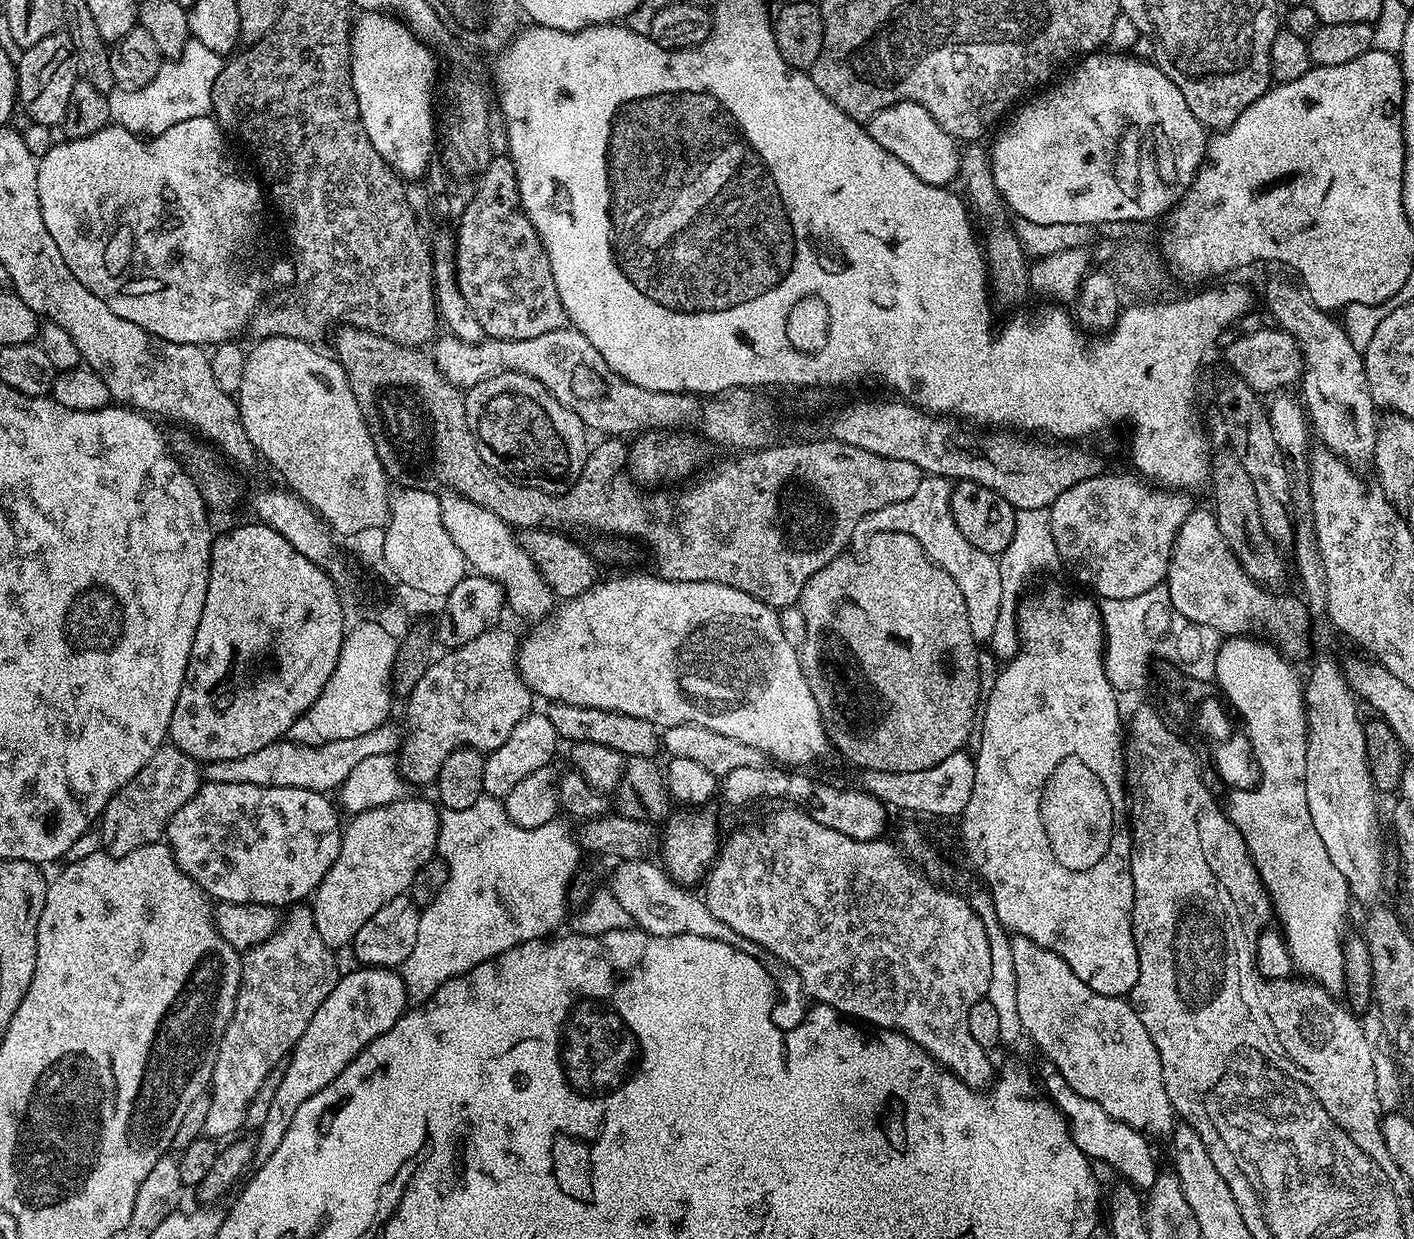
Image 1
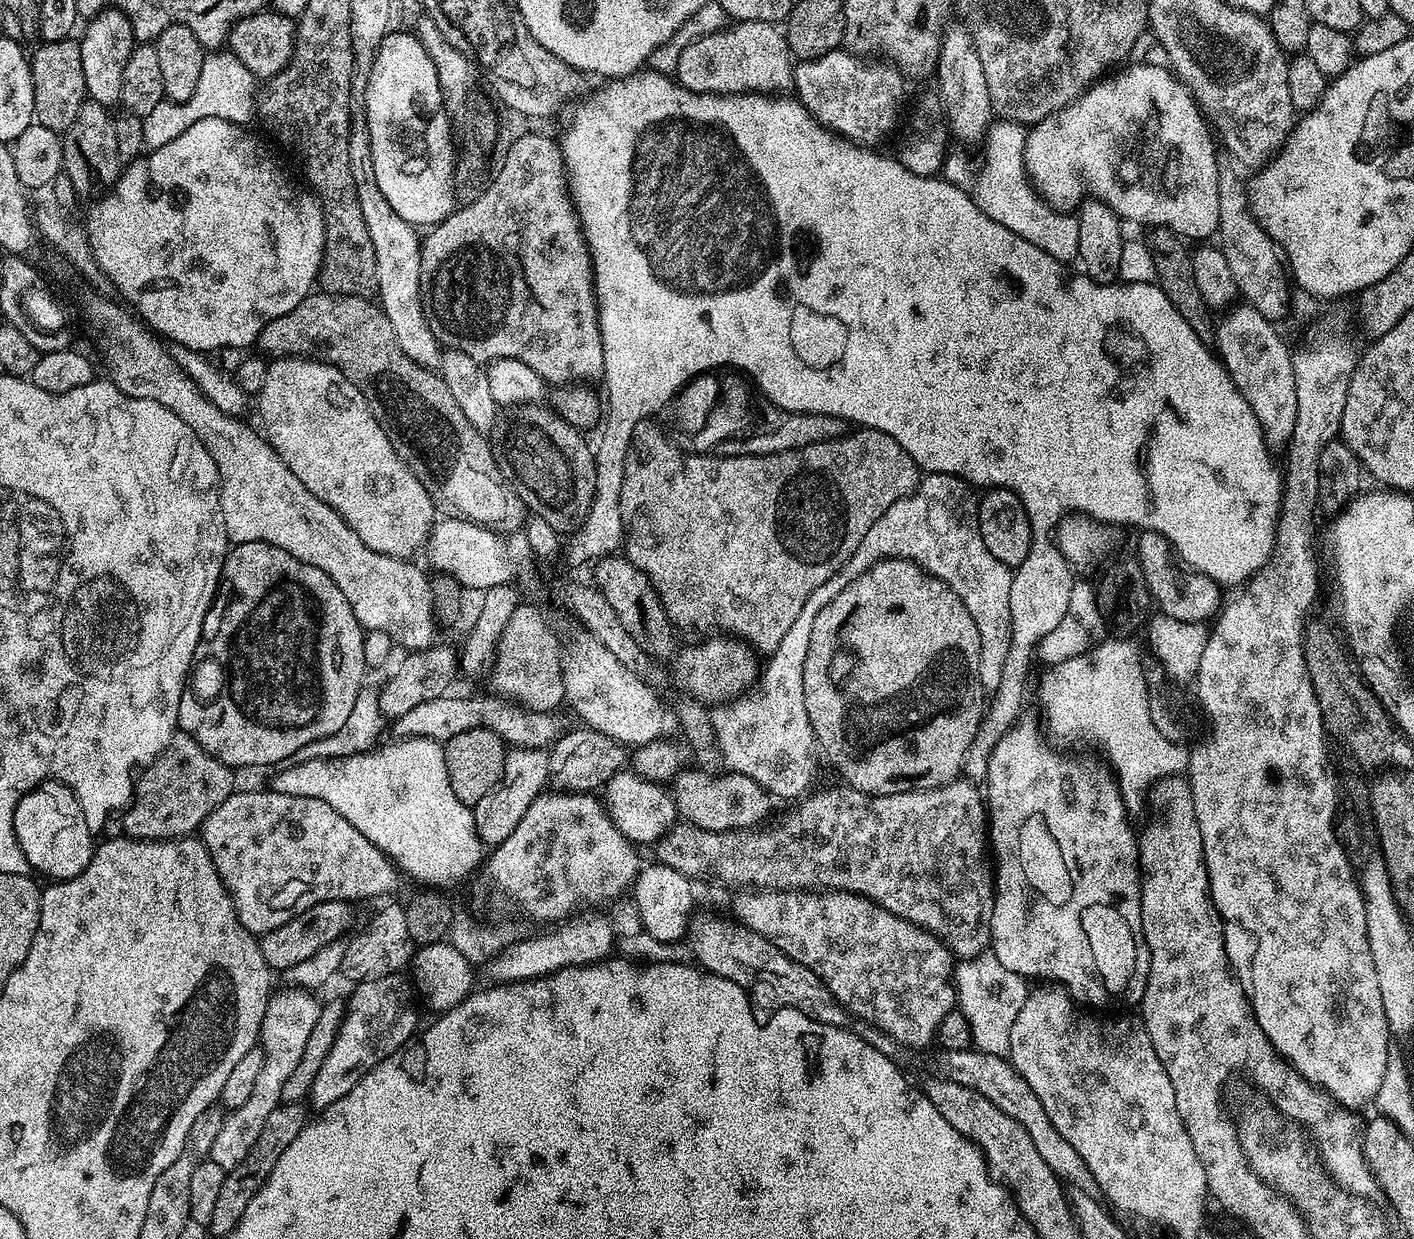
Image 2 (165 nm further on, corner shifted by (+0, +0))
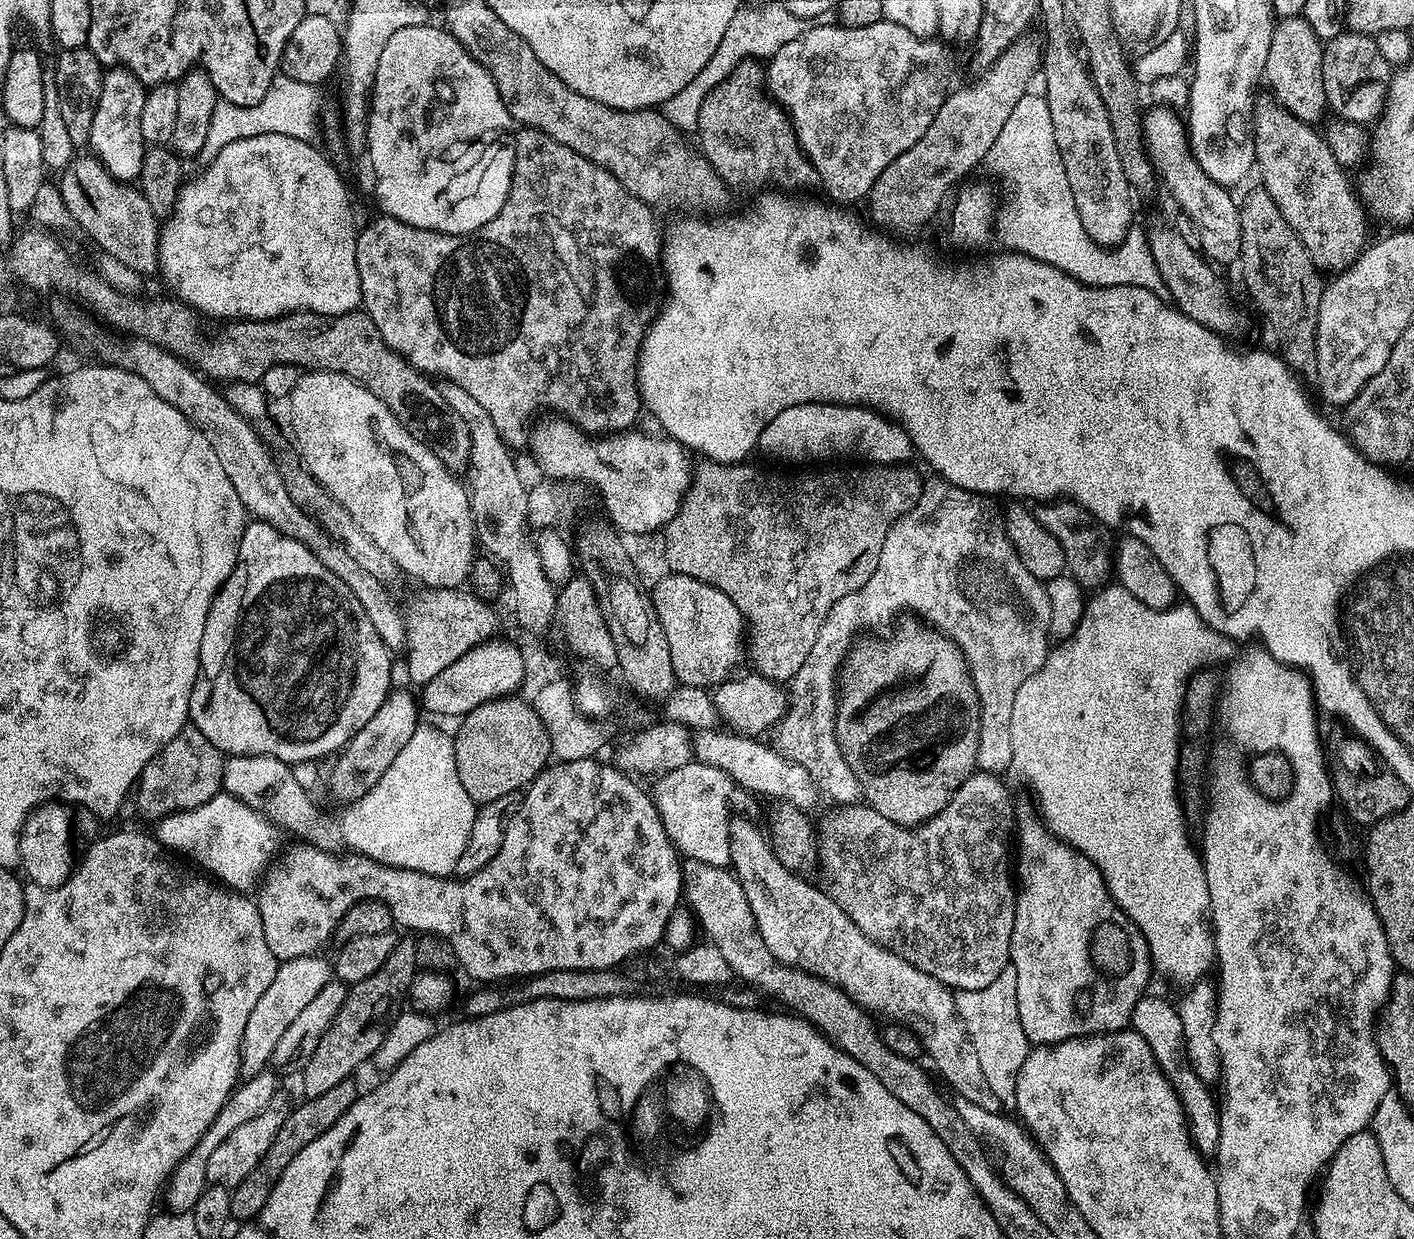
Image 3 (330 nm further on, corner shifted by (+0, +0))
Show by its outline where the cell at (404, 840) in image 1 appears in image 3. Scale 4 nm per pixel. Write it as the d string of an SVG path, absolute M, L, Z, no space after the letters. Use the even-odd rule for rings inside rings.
M319 955L303 956L294 960L285 960L277 967L274 982L270 982L266 994L258 998L246 1030L242 1034L240 1047L240 1075L247 1078L265 1071L271 1065L274 1046L282 1039L282 1033L290 1027L290 1022L298 1018L298 1013L318 995L318 990L334 979L334 968L331 963L320 960Z

